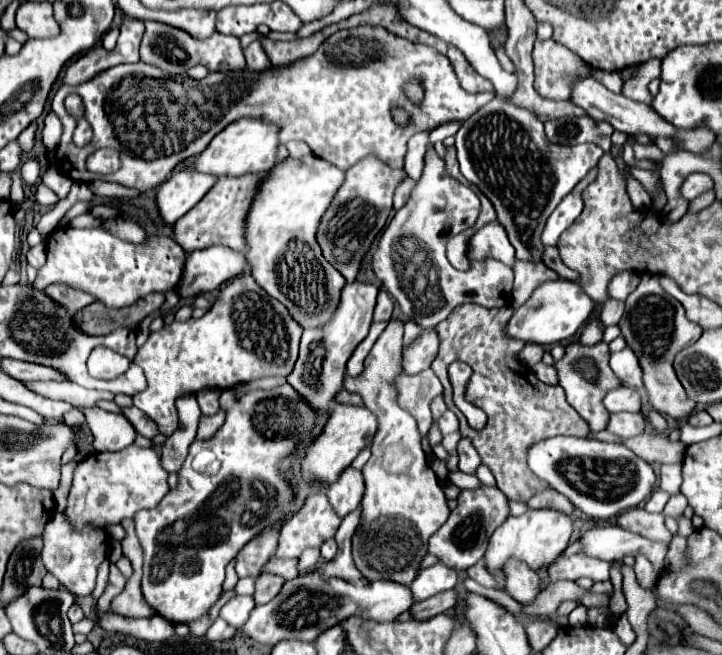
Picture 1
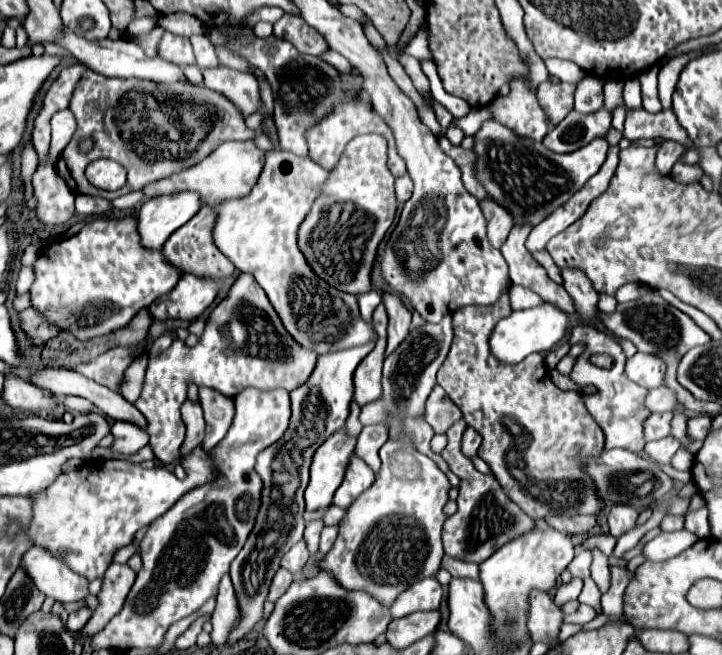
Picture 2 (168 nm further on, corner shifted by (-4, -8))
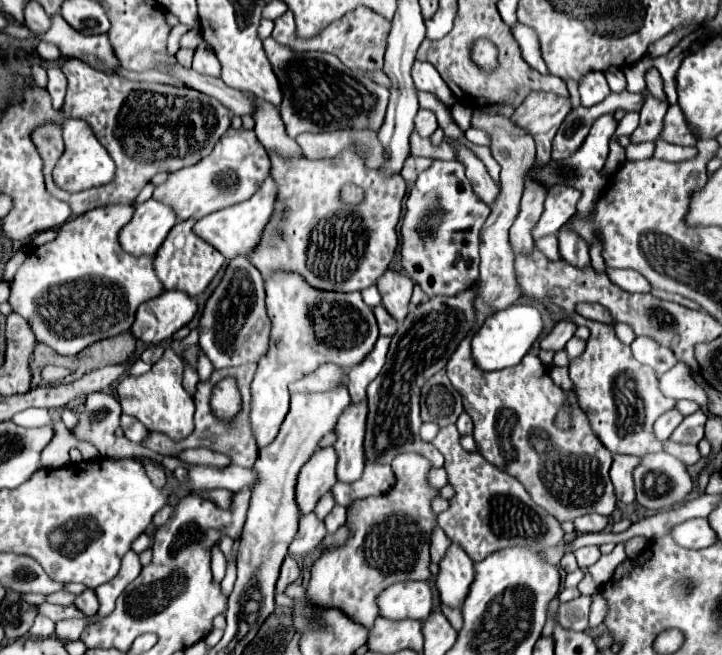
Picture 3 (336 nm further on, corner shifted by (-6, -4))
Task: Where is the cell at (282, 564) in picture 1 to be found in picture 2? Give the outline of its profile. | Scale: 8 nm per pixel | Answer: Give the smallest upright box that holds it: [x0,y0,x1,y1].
[282,540,308,574]

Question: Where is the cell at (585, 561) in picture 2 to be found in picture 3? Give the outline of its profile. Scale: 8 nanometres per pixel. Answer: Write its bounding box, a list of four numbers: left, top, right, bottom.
[574,546,600,566]

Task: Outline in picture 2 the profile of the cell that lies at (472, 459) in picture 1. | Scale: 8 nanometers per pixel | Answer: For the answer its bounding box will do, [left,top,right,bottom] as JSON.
[462,428,480,458]

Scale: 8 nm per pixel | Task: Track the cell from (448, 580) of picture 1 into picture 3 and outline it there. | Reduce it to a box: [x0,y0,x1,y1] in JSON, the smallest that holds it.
[378,582,432,622]

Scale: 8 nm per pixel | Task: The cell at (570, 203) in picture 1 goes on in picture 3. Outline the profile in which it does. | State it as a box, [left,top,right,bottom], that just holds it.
[532,184,580,240]

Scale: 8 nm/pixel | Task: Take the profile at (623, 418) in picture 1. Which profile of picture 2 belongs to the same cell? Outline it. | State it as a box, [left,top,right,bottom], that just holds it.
[644,412,672,442]

